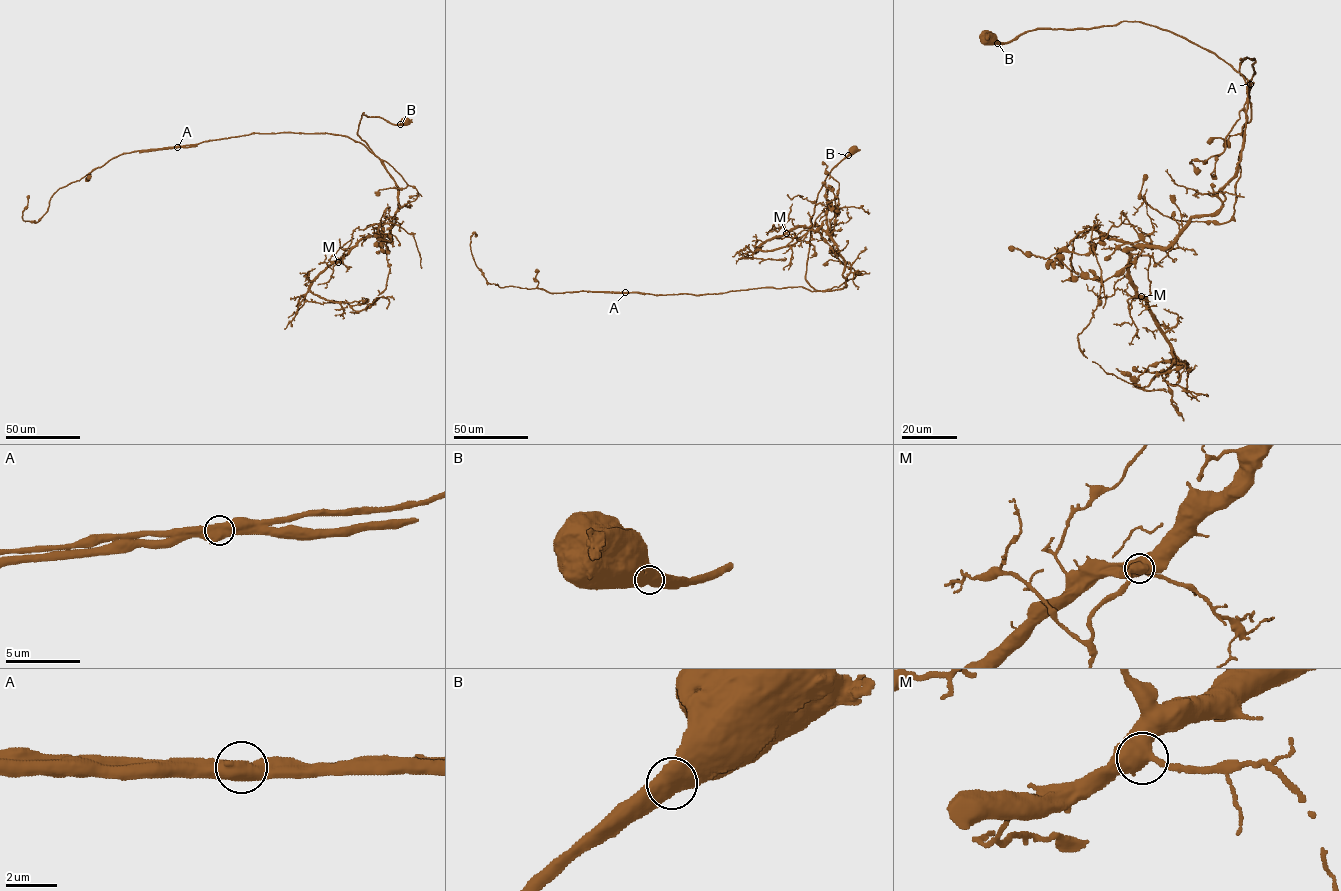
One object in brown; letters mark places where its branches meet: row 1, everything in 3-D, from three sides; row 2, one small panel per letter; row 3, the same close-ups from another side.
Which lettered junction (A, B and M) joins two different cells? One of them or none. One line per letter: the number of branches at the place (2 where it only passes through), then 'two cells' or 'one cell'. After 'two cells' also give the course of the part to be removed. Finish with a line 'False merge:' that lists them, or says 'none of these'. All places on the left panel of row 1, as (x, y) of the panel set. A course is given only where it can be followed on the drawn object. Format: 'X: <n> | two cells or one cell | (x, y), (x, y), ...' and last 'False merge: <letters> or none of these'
A: 2 | two cells | (177, 147), (136, 151)
B: 2 | one cell
M: 2 | one cell
False merge: A

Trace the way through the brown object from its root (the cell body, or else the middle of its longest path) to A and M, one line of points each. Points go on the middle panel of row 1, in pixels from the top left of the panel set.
A: (854, 150), (826, 178), (811, 219), (805, 279), (820, 291), (790, 287), (698, 295), (625, 292)
M: (854, 150), (818, 194), (805, 275), (816, 290), (846, 287), (843, 259), (825, 232), (810, 225), (786, 233)

